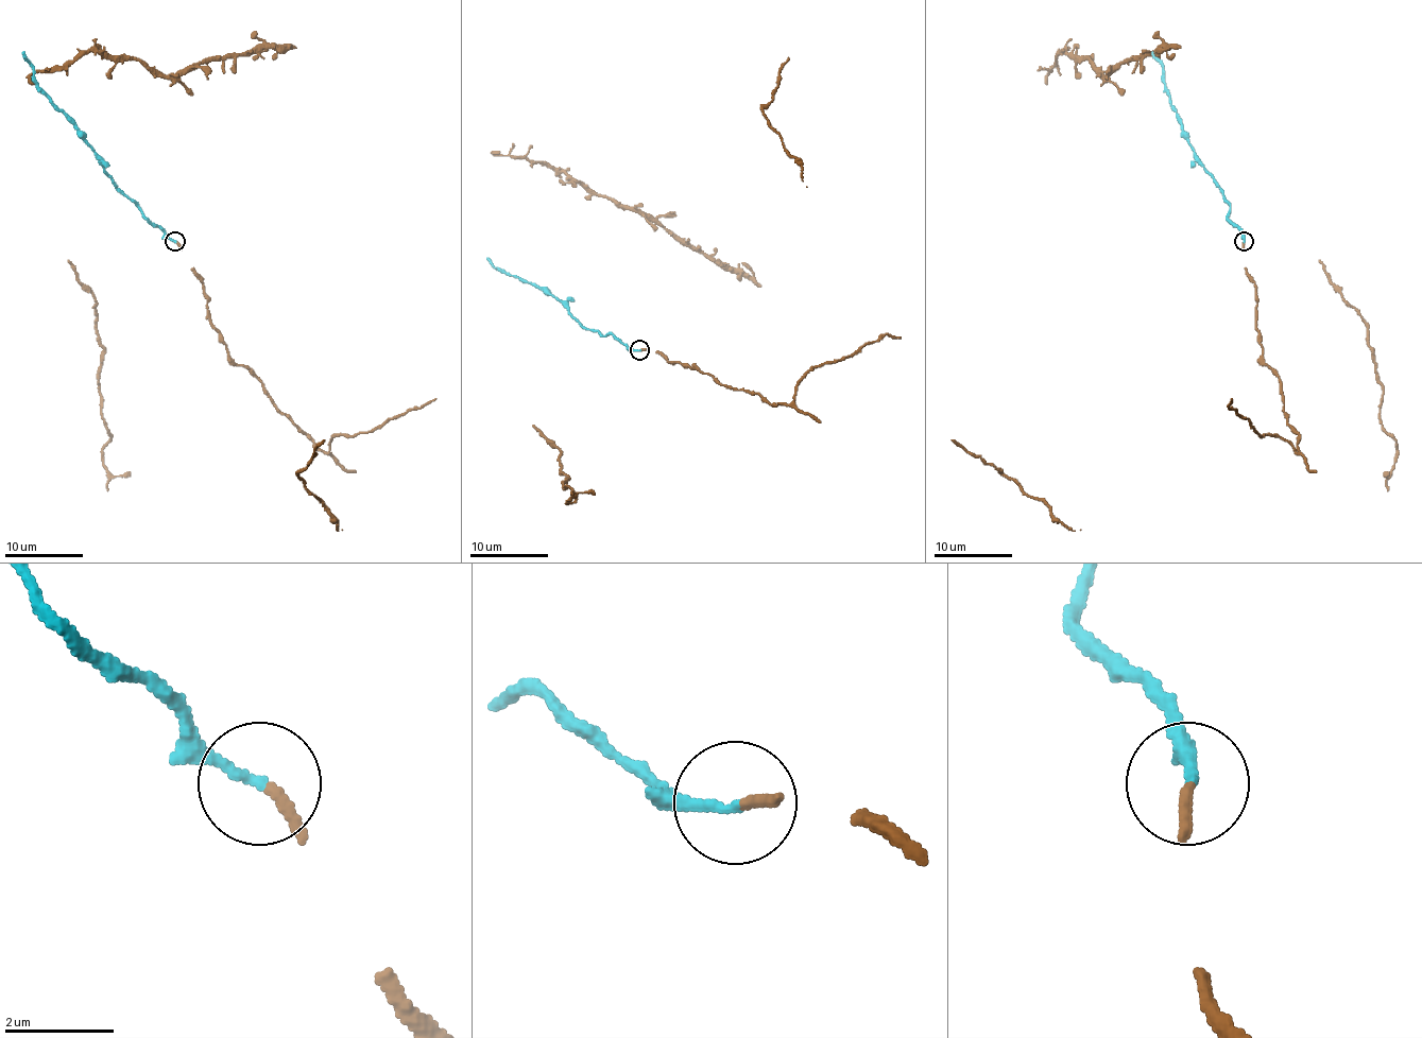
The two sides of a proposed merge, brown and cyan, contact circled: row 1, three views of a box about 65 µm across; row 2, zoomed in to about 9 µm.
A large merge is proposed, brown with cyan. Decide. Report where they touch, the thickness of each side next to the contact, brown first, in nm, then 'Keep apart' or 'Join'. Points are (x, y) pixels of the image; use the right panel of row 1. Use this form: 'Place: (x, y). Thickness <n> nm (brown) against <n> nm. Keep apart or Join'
Place: (1244, 241). Thickness 200 nm (brown) against 190 nm. Keep apart

